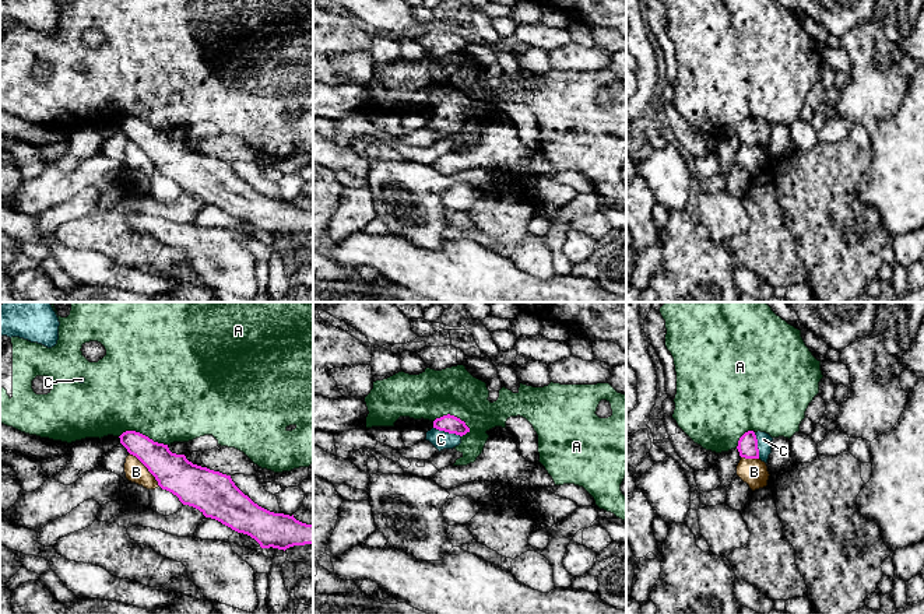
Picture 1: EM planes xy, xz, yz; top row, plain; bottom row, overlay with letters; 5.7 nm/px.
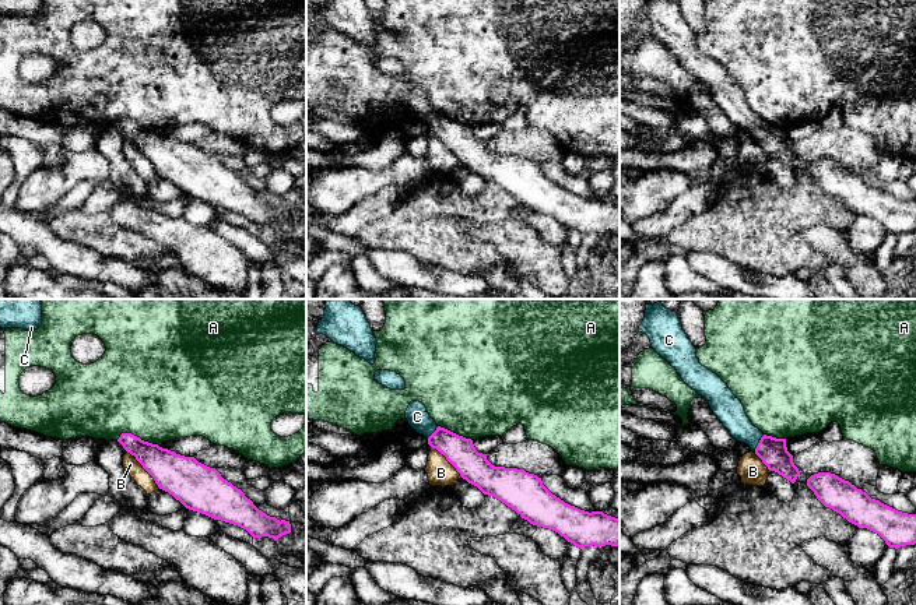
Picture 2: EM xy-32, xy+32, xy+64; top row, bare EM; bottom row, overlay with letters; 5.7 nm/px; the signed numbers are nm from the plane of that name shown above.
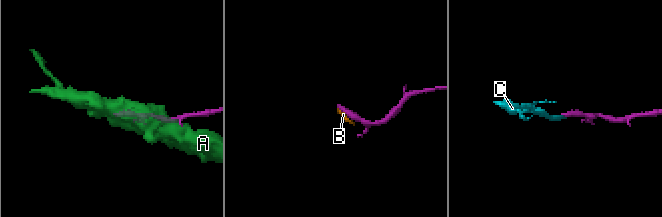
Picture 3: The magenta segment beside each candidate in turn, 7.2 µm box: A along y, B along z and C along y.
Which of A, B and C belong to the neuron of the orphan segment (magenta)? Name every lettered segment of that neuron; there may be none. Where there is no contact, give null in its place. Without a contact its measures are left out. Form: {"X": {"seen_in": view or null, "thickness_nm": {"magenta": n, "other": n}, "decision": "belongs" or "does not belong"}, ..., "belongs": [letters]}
{"A": {"seen_in": "xy", "thickness_nm": {"magenta": 180, "other": 500}, "decision": "does not belong"}, "B": {"seen_in": "xy", "thickness_nm": {"magenta": 220, "other": 120}, "decision": "does not belong"}, "C": {"seen_in": "xz", "thickness_nm": {"magenta": 100, "other": 110}, "decision": "belongs"}, "belongs": ["C"]}

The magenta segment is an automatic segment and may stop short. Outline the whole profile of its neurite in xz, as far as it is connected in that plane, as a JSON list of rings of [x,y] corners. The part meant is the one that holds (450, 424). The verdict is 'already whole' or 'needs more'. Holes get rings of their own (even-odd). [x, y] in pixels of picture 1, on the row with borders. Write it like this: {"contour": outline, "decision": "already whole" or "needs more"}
{"contour": [[[443,415],[433,421],[433,428],[426,432],[429,441],[439,452],[453,449],[461,443],[461,436],[470,432],[464,421],[454,415]]], "decision": "needs more"}

